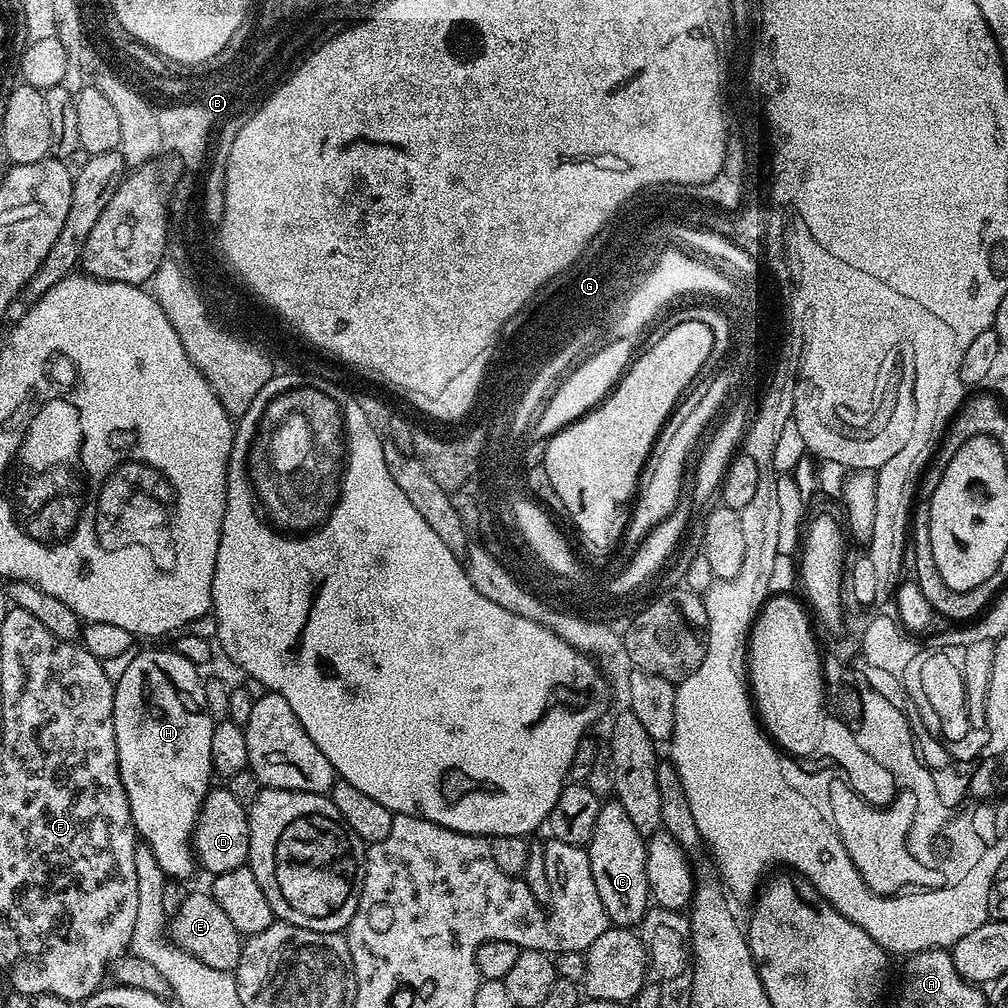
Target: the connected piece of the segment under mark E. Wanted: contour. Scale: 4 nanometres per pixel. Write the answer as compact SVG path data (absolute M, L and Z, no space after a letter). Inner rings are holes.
M189 891L180 909L171 913L166 932L177 948L214 970L235 973L242 958L245 937L241 936L234 922L230 922L230 914L226 914L226 910L222 910L222 906L218 906L216 899L207 891Z

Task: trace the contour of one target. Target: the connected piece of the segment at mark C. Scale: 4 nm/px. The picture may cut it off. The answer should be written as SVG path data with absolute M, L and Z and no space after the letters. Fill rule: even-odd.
M615 798L601 803L594 838L586 845L586 851L590 858L590 874L594 874L594 886L598 886L598 898L602 898L602 906L613 925L632 928L643 921L649 910L647 849L646 836L630 822L625 807Z

